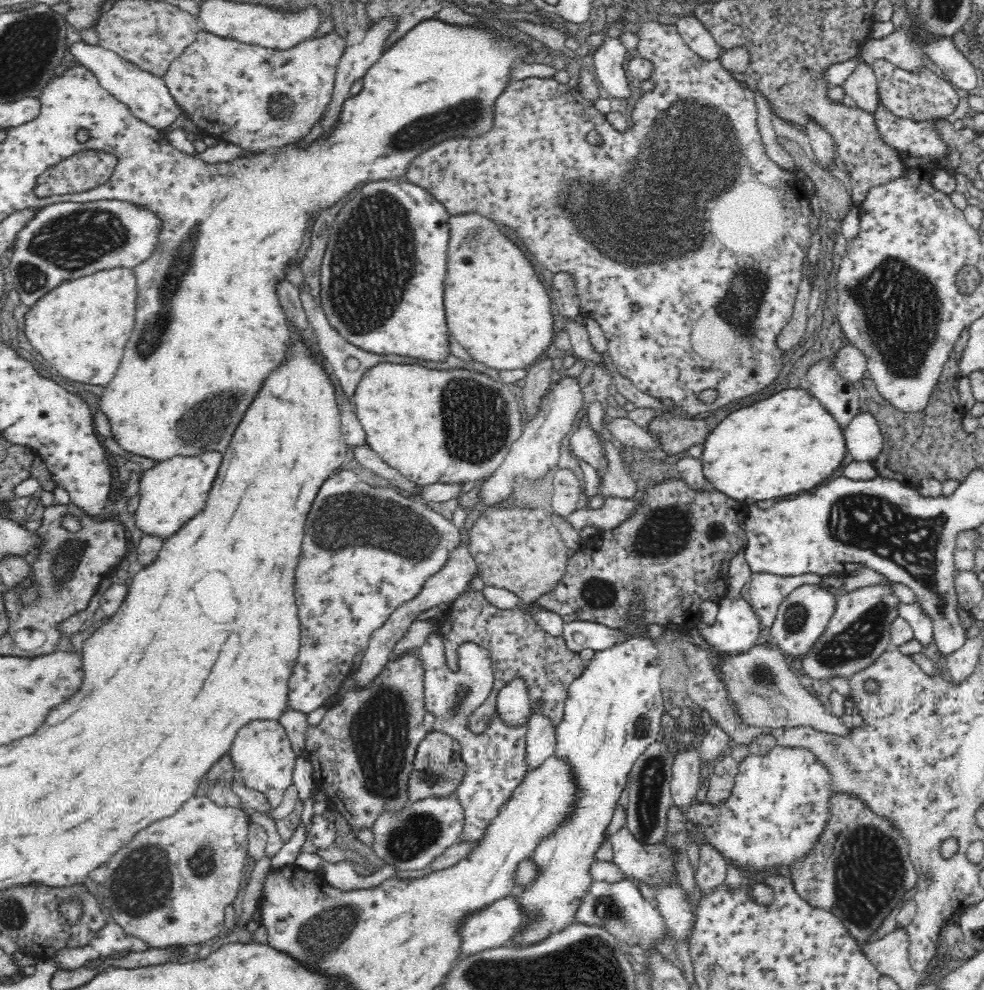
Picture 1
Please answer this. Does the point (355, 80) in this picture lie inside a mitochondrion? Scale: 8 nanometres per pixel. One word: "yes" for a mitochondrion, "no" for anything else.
no

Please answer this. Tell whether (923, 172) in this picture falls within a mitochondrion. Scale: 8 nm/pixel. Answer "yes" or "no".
no

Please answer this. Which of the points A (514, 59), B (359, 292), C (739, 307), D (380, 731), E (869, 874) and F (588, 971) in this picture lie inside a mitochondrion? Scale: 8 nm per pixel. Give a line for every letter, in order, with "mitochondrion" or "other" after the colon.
A: other
B: mitochondrion
C: mitochondrion
D: mitochondrion
E: mitochondrion
F: mitochondrion

